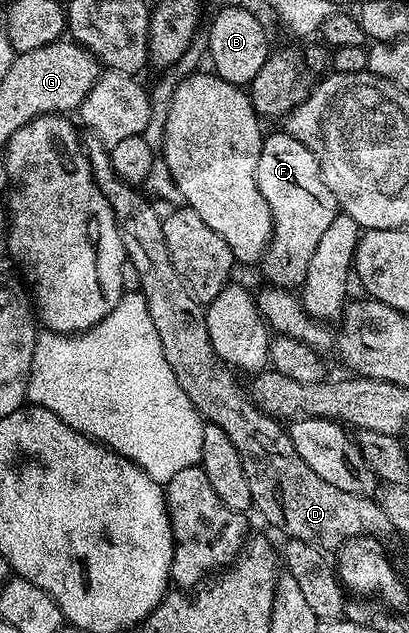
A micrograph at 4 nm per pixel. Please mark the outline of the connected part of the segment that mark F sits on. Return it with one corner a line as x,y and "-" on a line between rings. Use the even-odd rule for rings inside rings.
285,131
271,137
269,134
263,140
254,178
260,187
260,195
264,195
270,204
274,220
274,232
270,235
260,268
271,286
285,291
297,290
308,275
308,262
324,236
324,230
340,211
338,204
332,191
328,191
328,183
324,183
320,175
314,152

